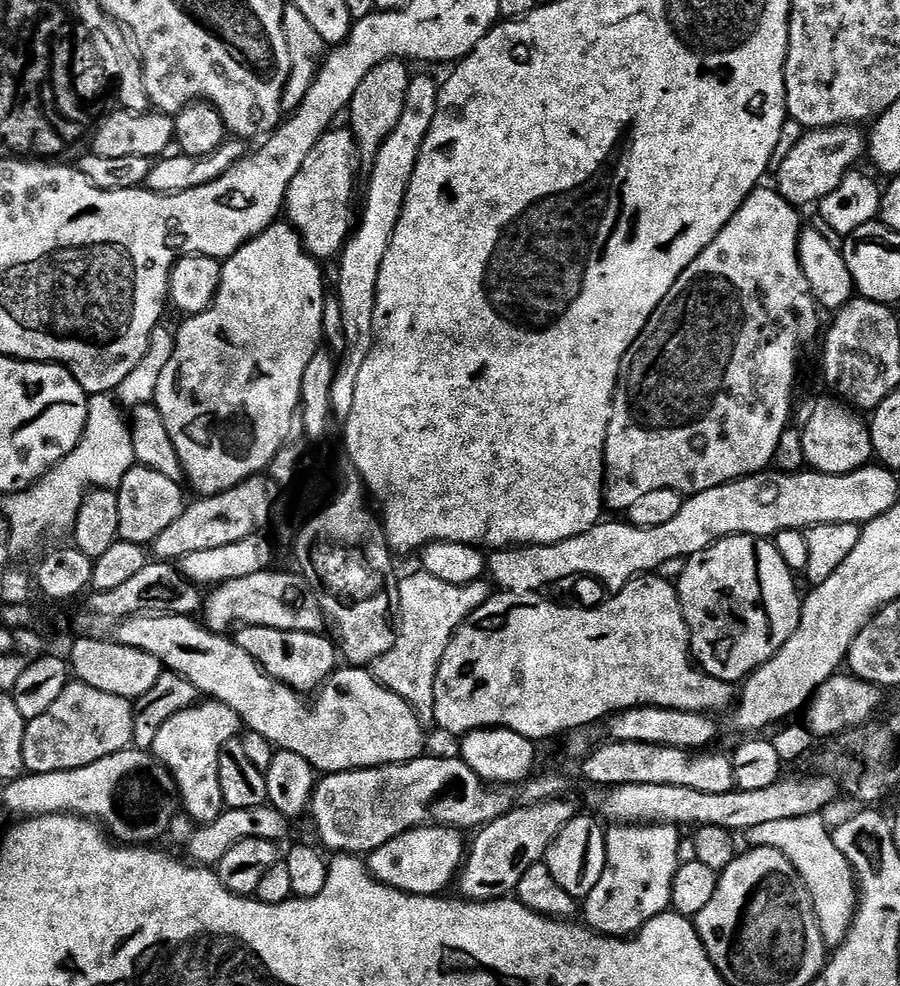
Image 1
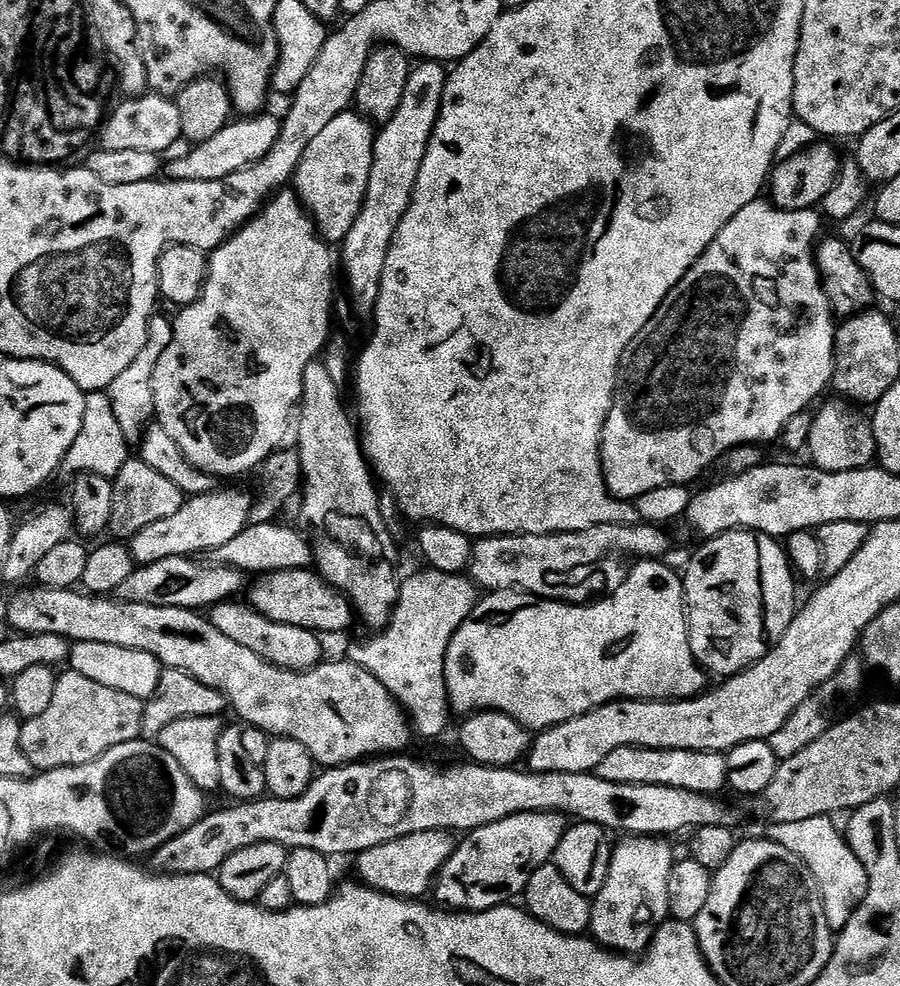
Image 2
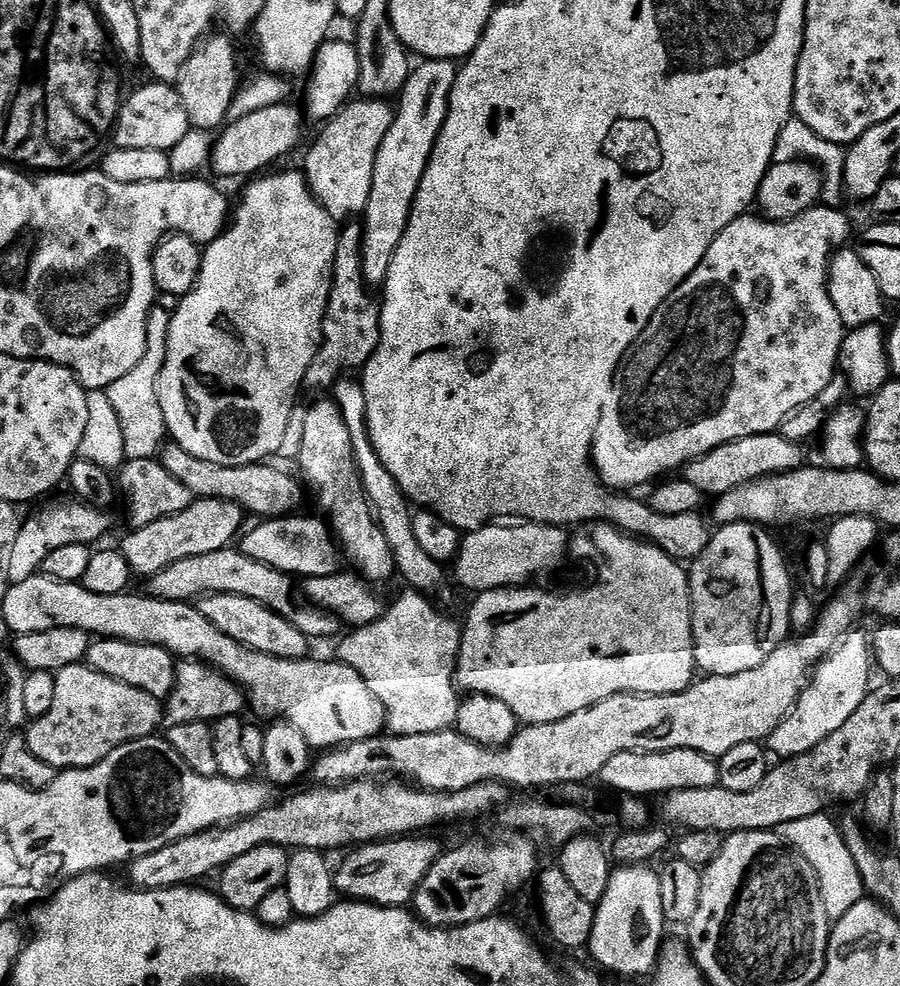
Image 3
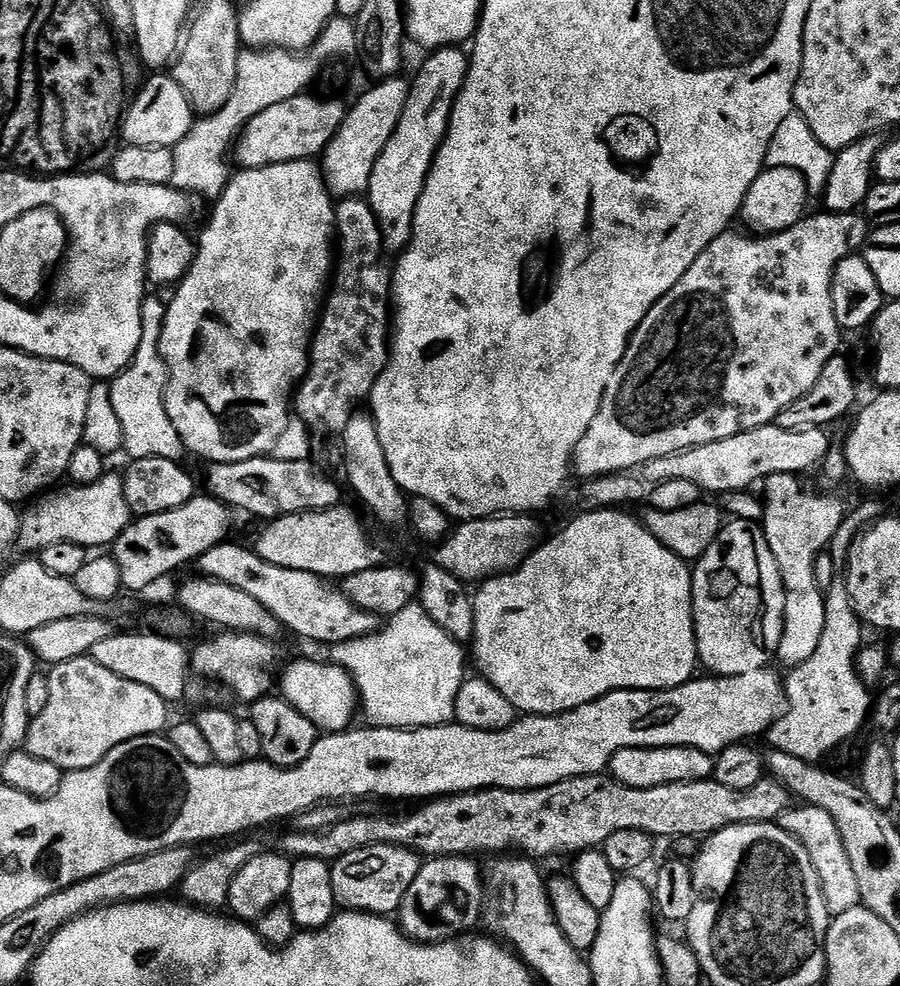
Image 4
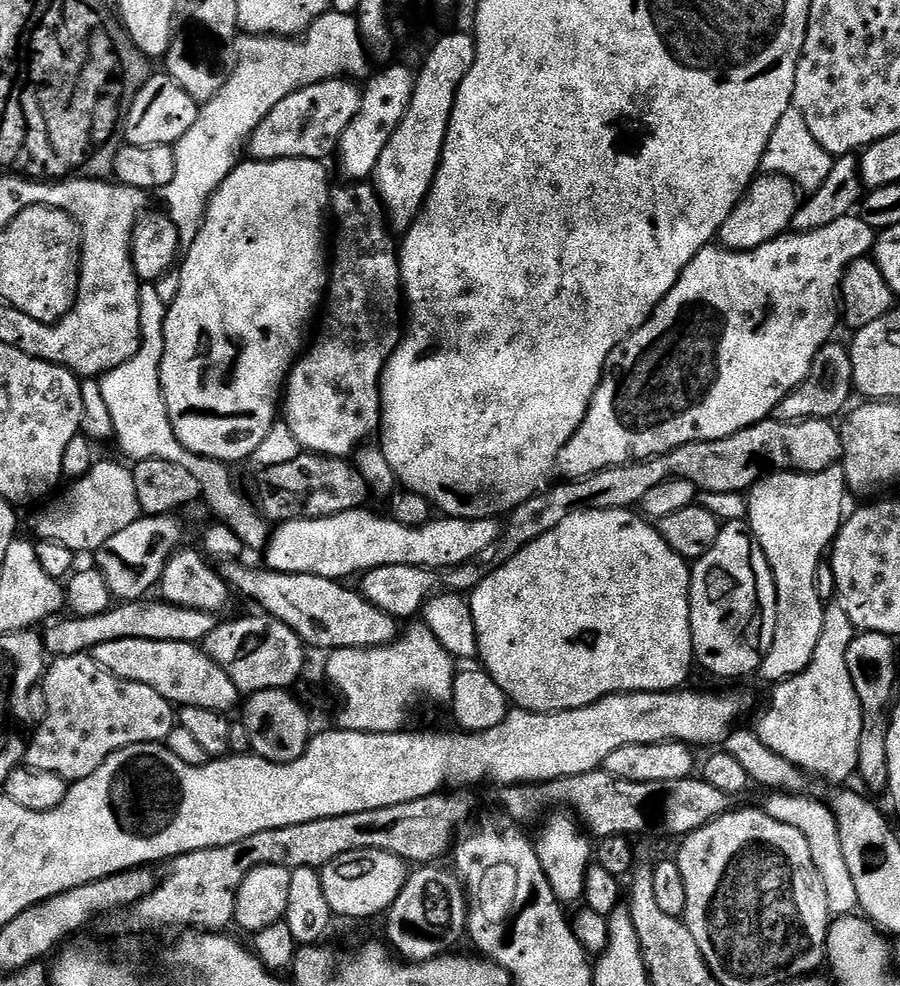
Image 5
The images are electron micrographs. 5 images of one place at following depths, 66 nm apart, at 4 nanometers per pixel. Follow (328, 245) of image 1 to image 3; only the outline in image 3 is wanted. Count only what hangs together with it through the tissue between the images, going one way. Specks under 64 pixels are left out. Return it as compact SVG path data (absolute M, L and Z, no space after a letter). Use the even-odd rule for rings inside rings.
M358 98L345 105L339 115L325 123L325 128L306 154L303 171L316 200L337 222L348 222L366 210L372 188L374 166L379 148L393 124L395 109L383 100Z

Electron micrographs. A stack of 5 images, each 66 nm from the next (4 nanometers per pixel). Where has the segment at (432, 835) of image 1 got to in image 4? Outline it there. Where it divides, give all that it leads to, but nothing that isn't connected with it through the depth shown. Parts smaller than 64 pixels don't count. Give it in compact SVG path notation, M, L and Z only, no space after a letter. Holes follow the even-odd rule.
M393 844L356 848L331 865L332 897L344 910L369 914L395 913L406 890L410 890L410 882L414 882L421 863L421 857L416 853Z

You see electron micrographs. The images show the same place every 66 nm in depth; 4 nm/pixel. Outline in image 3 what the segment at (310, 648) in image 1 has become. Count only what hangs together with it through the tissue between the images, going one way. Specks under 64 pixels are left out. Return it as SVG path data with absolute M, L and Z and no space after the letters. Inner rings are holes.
M214 594L203 597L198 607L206 619L222 630L222 634L234 638L234 642L244 644L247 648L287 660L302 660L309 655L310 637L302 634L302 630L298 630L298 626L294 626L286 617L272 612L254 598L242 598L238 594Z

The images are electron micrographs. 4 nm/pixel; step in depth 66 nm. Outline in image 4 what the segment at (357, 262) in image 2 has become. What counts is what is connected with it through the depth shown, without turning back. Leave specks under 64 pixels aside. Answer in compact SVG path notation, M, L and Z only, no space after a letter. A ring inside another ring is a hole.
M461 47L435 49L411 79L402 116L371 174L366 199L378 218L380 236L389 253L399 254L410 242L414 210L425 186L432 160L448 129L452 103L468 73L469 55Z

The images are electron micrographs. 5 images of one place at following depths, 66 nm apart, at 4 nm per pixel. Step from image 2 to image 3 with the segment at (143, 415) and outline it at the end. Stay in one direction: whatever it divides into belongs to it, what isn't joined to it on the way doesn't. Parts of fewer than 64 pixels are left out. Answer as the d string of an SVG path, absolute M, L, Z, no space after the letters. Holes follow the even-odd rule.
M153 307L148 314L148 325L146 326L146 358L142 358L142 362L138 362L138 366L134 366L134 370L130 370L130 374L126 374L122 378L118 378L118 382L114 382L106 390L106 399L110 402L110 406L114 406L114 414L118 414L118 422L122 422L122 442L126 442L125 457L128 460L150 460L159 457L165 443L166 437L162 434L162 428L168 428L162 414L162 406L158 402L158 380L154 380L154 370L152 368L162 368L166 362L166 350L168 349L168 335L170 334L170 322L172 321L172 312L169 309Z

